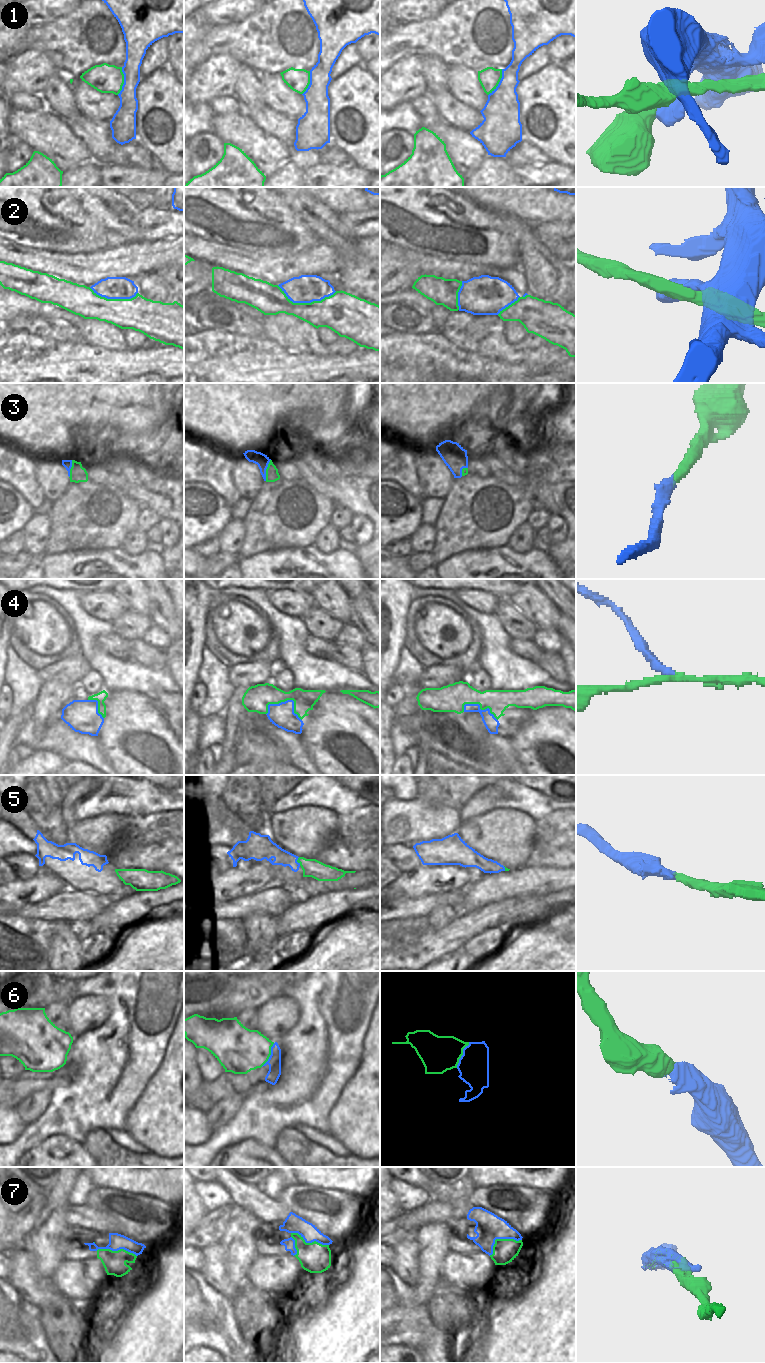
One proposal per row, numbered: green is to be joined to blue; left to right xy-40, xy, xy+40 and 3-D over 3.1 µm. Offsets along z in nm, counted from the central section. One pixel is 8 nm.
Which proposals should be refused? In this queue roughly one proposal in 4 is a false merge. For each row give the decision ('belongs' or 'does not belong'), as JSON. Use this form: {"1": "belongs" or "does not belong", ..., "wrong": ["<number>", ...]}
{"1": "does not belong", "2": "does not belong", "3": "belongs", "4": "does not belong", "5": "belongs", "6": "belongs", "7": "belongs", "wrong": ["1", "2", "4"]}

